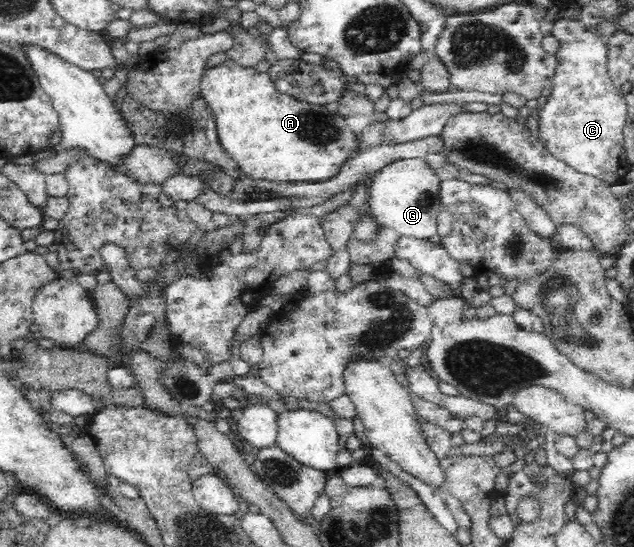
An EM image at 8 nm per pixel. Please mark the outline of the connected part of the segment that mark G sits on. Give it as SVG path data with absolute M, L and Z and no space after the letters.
M415 157L393 162L375 173L372 179L368 214L380 228L393 228L403 237L425 241L438 235L440 178L424 159Z

